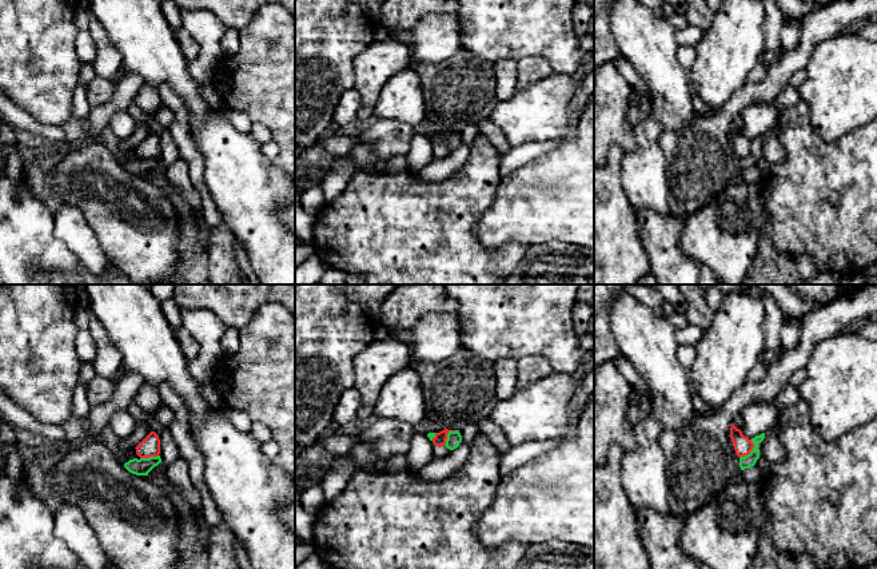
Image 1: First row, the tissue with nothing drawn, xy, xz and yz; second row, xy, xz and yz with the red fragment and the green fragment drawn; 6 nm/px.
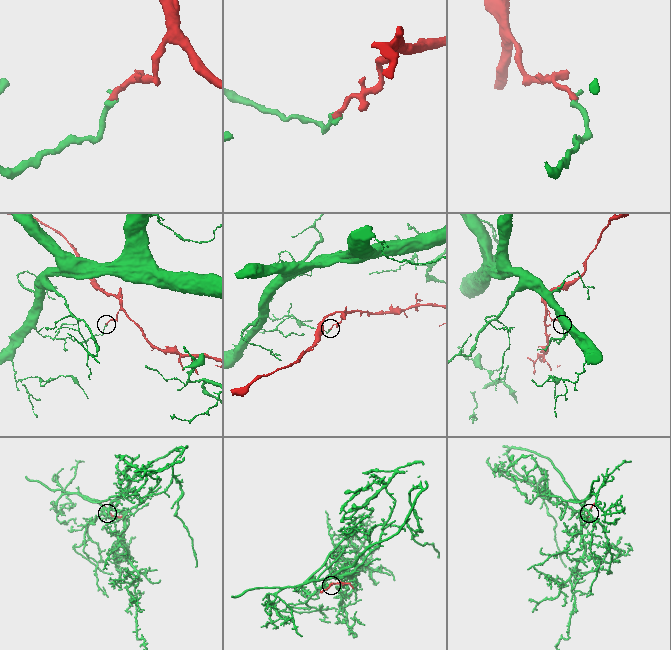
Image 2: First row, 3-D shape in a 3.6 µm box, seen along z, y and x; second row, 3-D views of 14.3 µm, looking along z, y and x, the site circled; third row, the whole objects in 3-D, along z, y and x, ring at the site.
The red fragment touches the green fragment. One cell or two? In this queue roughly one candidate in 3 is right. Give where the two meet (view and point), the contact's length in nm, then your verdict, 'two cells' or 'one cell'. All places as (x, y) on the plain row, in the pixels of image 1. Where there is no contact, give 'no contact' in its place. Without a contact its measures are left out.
yz (750, 151) | 130 nm | two cells

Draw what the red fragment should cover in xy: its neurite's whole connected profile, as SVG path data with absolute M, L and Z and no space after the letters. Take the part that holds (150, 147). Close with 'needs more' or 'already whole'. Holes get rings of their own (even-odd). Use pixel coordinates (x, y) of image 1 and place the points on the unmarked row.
M151 132L135 150L140 159L158 158L160 155L159 136Z; already whole

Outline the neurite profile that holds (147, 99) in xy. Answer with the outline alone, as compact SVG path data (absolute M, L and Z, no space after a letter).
M143 85L135 96L133 103L143 112L155 112L162 106L159 91L150 85Z

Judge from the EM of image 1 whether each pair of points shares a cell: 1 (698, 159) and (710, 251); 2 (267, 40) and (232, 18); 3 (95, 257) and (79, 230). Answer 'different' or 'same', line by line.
1: different
2: different
3: same

